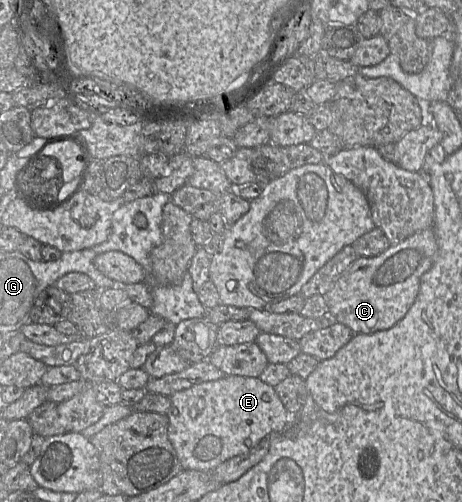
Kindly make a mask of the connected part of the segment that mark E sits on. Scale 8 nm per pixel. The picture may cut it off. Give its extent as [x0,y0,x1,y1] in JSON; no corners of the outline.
[168,375,291,471]

